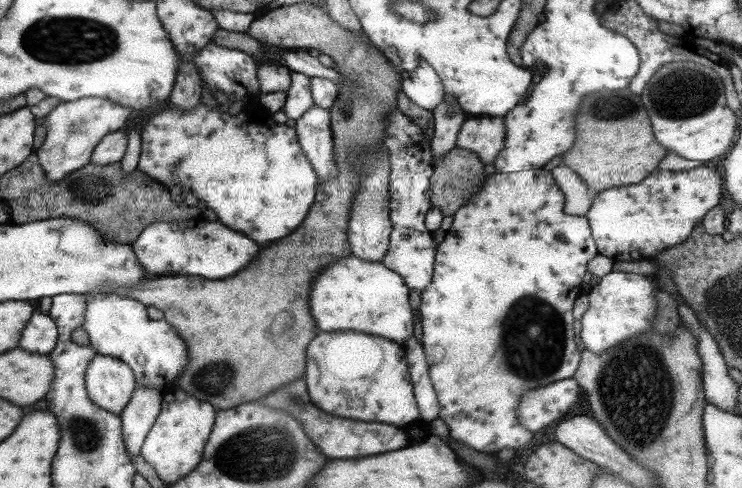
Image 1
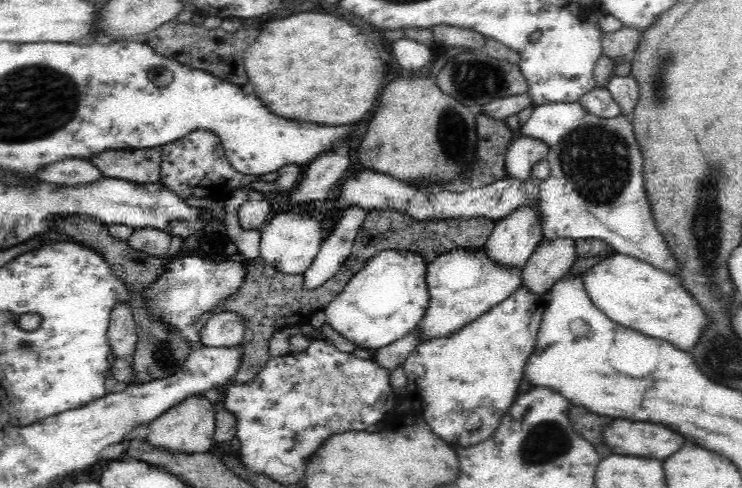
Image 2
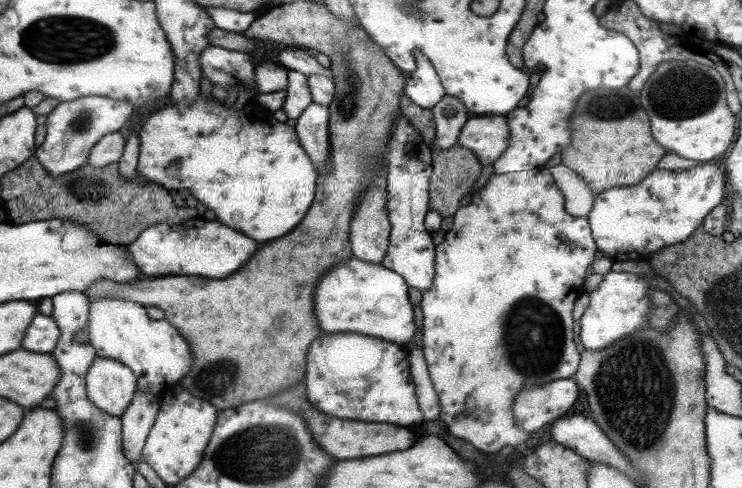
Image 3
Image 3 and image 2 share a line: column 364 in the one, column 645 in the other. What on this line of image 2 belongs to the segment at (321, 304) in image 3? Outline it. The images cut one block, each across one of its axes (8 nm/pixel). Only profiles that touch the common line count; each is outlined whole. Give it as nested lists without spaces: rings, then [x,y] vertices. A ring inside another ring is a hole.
[[[616,252],[612,258],[606,258],[586,270],[582,278],[584,288],[596,308],[600,308],[612,322],[642,332],[646,336],[666,340],[678,350],[690,352],[708,326],[704,310],[690,296],[690,292],[686,292],[676,274],[658,270],[652,264],[634,256],[624,256]]]

